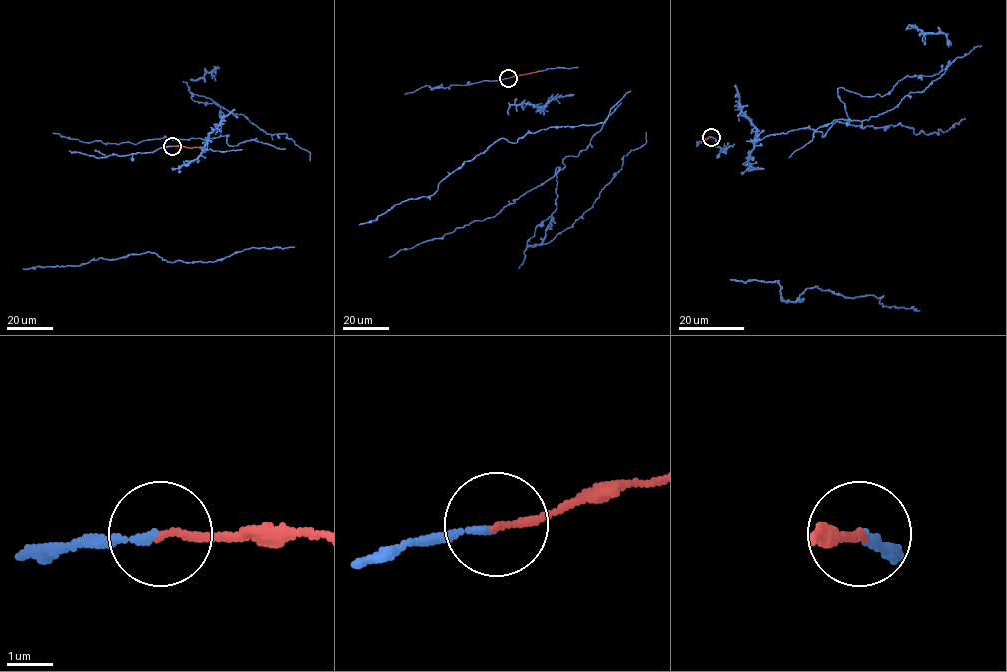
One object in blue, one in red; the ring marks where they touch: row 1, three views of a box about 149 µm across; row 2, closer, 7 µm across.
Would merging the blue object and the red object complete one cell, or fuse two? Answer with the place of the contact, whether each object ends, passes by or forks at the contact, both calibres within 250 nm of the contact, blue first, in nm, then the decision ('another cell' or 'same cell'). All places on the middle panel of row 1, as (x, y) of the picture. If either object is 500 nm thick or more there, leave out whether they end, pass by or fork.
place (508, 78); blue ends; red ends; calibres 150 and 170 nm; same cell

